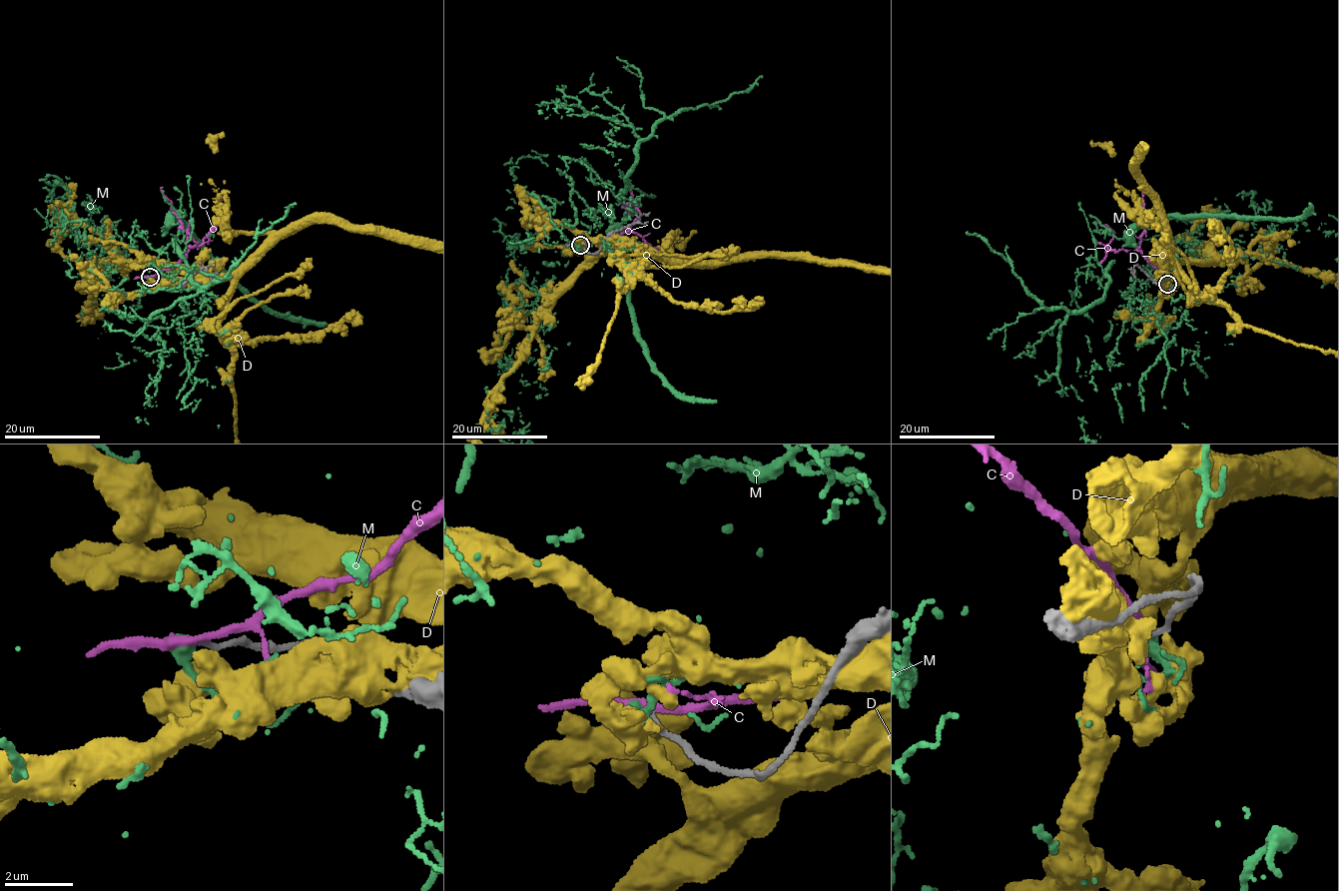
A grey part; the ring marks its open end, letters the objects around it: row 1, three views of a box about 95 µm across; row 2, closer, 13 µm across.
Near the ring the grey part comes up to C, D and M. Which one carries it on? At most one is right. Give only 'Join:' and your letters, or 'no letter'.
Join: no letter

